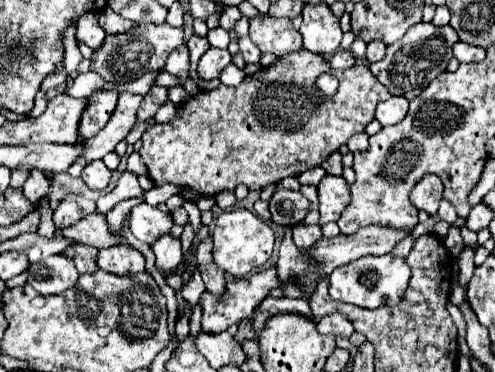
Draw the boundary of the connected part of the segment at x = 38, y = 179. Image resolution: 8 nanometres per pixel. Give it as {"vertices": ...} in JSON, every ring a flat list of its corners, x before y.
{"vertices":[[33,169,29,173,29,179,23,185,23,193,31,203,37,203,41,197,45,197,49,191,49,181,45,179,45,175,39,169]]}

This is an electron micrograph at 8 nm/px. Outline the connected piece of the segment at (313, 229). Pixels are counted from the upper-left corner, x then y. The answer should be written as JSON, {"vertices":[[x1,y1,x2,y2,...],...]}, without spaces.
{"vertices":[[297,223,291,229,293,229,293,243,299,249,309,249,309,245,315,245,315,241,321,239,321,227,319,225]]}

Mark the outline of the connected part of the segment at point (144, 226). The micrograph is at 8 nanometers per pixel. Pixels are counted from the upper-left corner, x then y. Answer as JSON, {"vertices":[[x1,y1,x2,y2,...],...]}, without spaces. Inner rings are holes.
{"vertices":[[147,203,135,205,129,213,129,229,143,243,151,245,153,241,157,241,157,237,169,233,171,227,173,227,171,215]]}

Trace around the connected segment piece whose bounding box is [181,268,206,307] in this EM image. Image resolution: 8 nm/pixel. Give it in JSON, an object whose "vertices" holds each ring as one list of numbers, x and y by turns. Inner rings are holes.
{"vertices":[[196,268,192,279,183,285,181,295,185,300,190,302,192,307,194,307,199,302,201,293,205,290,206,288,202,280,201,273,199,269]]}

